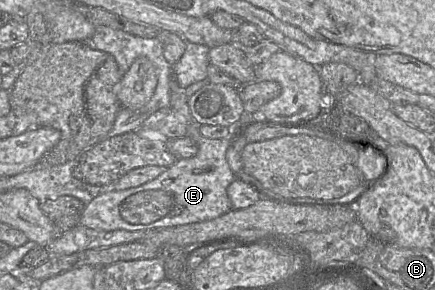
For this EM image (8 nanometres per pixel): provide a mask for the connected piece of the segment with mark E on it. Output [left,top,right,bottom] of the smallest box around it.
[80,78,236,231]

